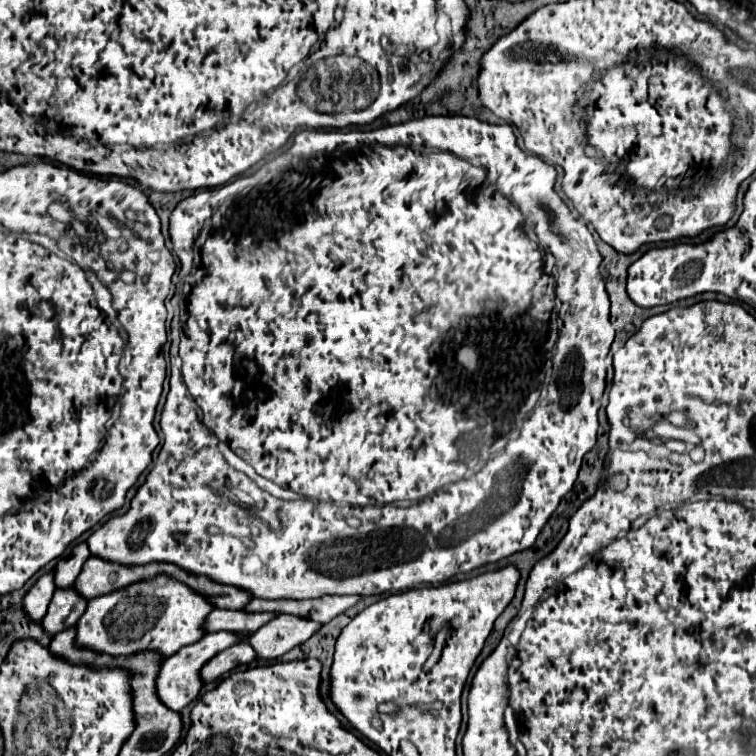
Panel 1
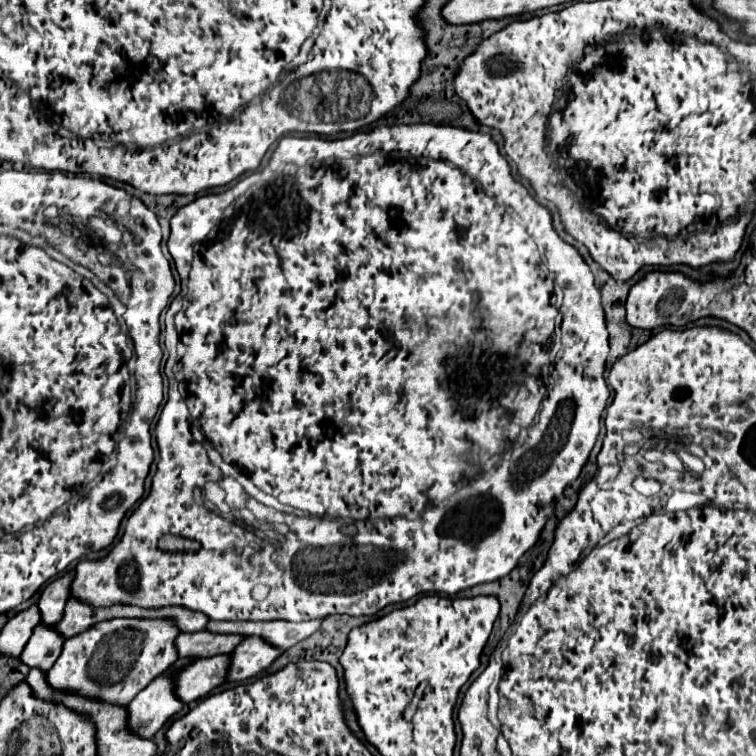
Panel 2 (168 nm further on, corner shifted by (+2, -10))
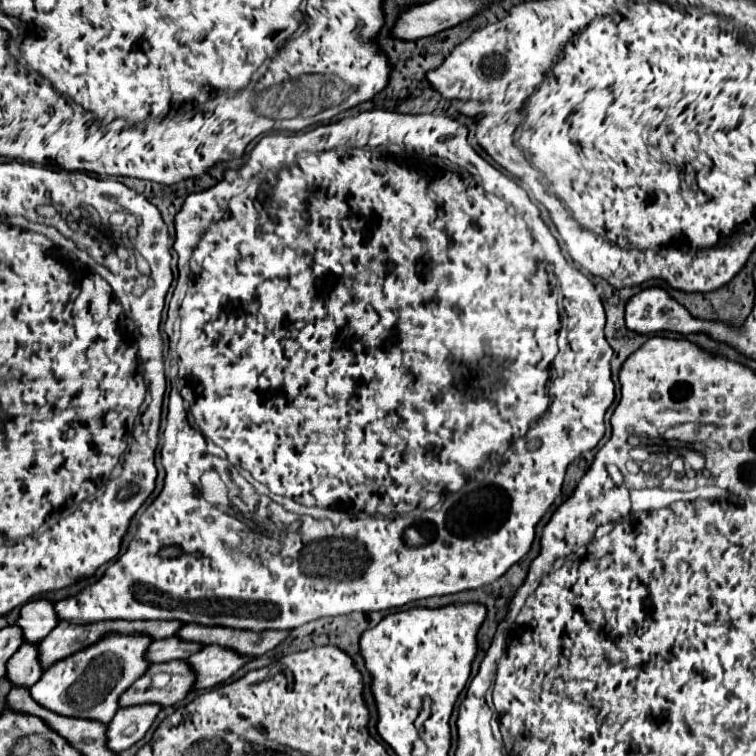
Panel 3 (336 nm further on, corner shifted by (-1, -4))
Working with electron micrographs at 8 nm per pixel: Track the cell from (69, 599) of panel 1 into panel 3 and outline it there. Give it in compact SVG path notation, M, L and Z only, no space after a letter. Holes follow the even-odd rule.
M26 642L8 660L6 676L12 680L14 686L30 688L34 682L40 680L44 670L40 670L40 662L36 662L36 658L40 658L40 654L36 654L36 646L28 646L28 642Z

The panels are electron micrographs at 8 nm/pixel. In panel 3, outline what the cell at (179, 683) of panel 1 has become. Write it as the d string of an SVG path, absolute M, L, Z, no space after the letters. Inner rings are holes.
M136 704L120 708L108 724L108 748L120 752L140 742L160 710L162 706L158 704Z

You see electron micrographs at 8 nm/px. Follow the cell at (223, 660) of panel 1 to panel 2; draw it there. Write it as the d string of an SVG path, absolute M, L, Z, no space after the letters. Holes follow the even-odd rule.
M213 656L213 658L201 658L185 664L175 676L175 696L183 702L195 702L203 696L207 696L213 688L221 686L227 678L227 664L229 656Z

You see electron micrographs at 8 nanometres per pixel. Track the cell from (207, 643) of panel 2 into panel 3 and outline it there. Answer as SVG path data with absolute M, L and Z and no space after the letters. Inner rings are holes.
M162 638L150 644L146 658L150 662L170 662L170 660L186 660L192 652L202 650L202 646L196 646L196 642L184 642L182 638Z

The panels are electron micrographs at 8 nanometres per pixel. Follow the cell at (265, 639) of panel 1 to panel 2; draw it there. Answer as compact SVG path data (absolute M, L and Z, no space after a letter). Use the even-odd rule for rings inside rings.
M243 638L237 648L229 654L231 664L227 672L227 682L241 682L263 672L281 652L277 648L269 648L269 644L261 644L261 640Z

